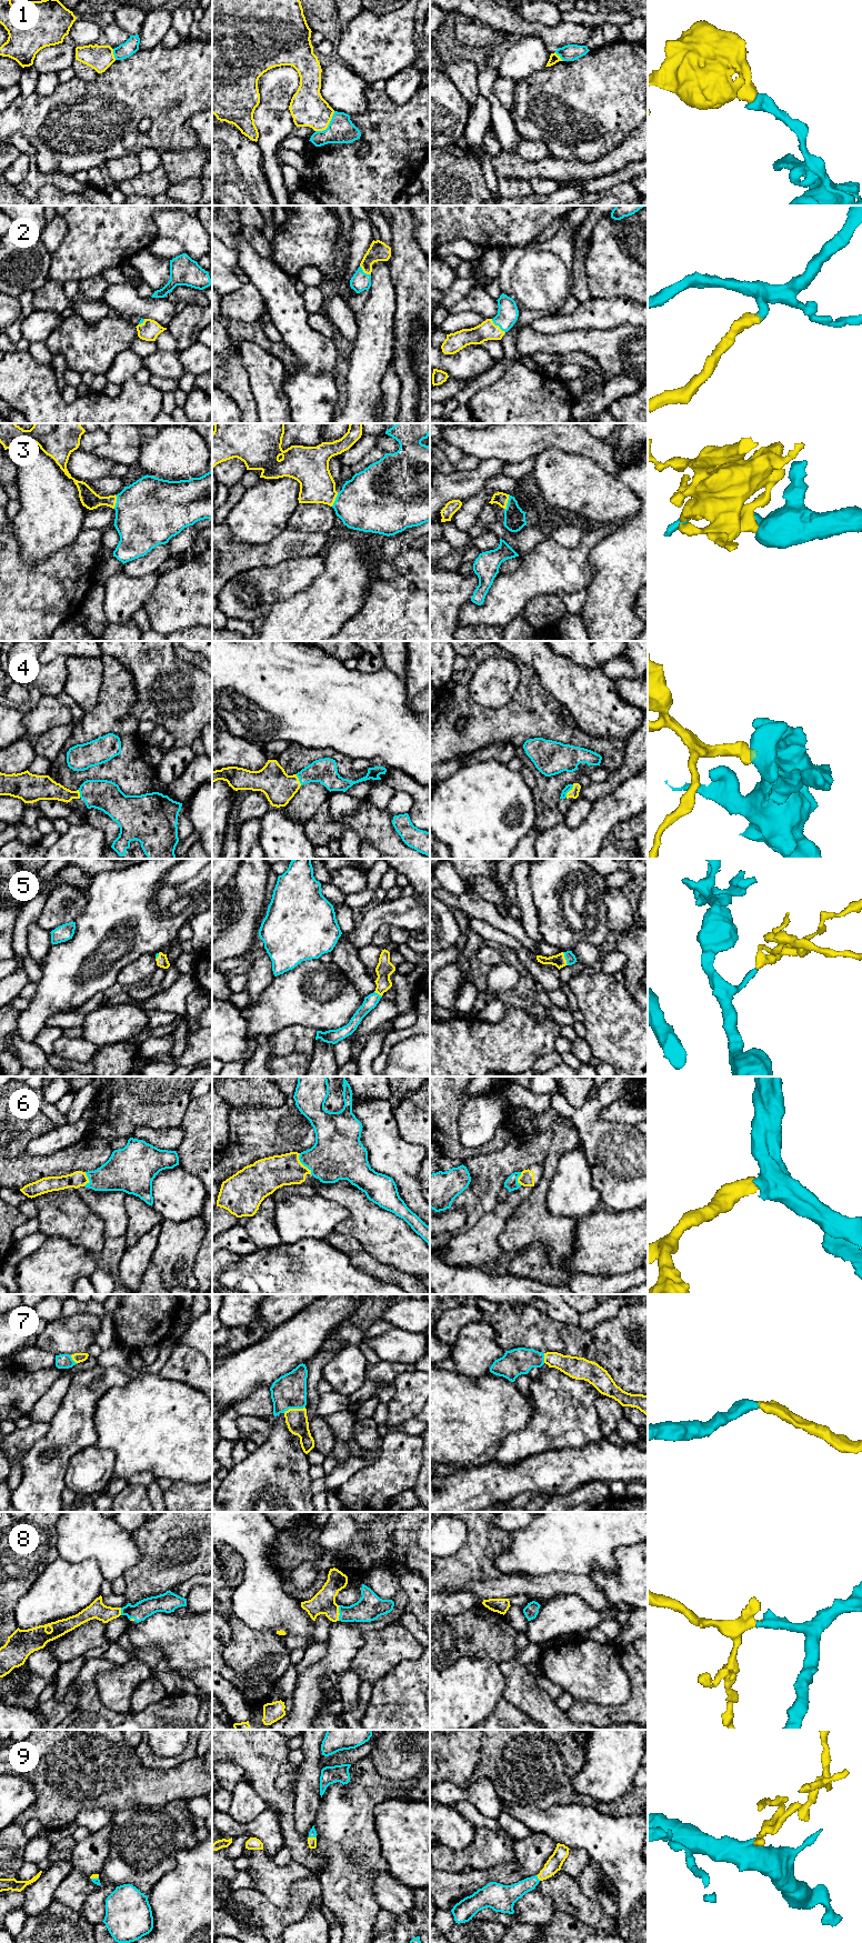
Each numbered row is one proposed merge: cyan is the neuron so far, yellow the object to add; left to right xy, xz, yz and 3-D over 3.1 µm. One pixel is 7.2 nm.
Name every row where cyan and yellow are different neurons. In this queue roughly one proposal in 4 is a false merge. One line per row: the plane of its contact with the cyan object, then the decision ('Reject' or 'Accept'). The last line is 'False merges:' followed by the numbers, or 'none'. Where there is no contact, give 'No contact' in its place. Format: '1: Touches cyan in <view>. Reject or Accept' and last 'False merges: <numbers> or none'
1: Touches cyan in xz. Reject
2: Touches cyan in yz. Accept
3: Touches cyan in yz. Accept
4: Touches cyan in yz. Accept
5: Touches cyan in yz. Accept
6: Touches cyan in xz. Accept
7: Touches cyan in xz. Accept
8: Touches cyan in xz. Accept
9: Touches cyan in yz. Accept
False merges: 1

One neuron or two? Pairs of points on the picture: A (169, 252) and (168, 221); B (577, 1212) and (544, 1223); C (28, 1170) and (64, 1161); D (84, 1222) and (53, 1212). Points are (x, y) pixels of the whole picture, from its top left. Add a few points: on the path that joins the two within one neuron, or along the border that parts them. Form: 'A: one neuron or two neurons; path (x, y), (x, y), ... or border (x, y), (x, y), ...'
A: two neurons; border (157, 234), (173, 239), (184, 252)
B: two neurons; border (545, 1199), (548, 1210), (552, 1214), (577, 1220)
C: one neuron; path (37, 1167), (56, 1164)
D: one neuron; path (77, 1222), (61, 1213)

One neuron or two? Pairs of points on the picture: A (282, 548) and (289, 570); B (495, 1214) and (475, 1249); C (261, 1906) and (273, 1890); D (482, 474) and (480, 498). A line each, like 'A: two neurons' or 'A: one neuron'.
A: two neurons
B: one neuron
C: two neurons
D: two neurons

